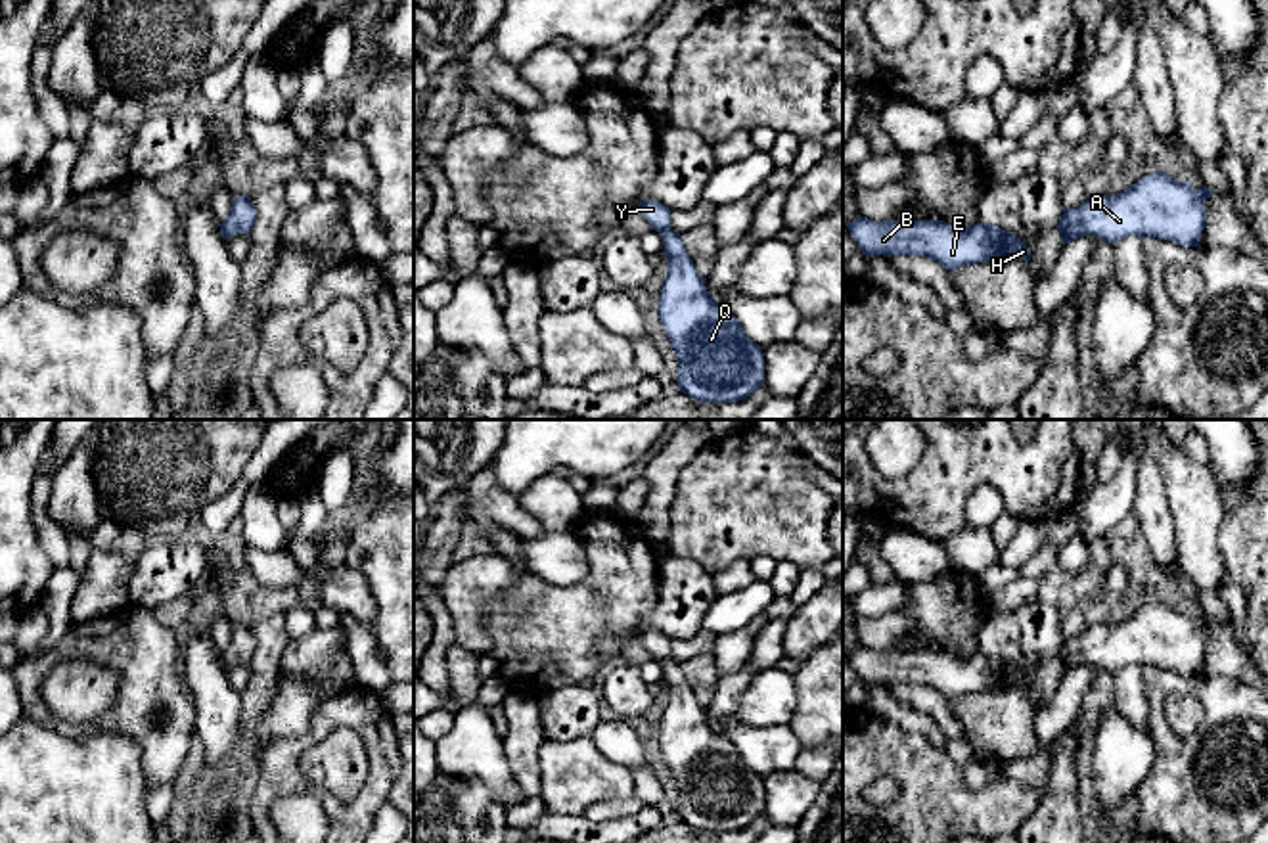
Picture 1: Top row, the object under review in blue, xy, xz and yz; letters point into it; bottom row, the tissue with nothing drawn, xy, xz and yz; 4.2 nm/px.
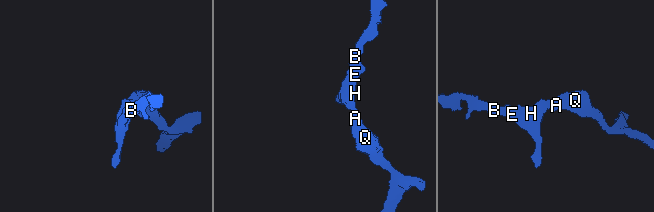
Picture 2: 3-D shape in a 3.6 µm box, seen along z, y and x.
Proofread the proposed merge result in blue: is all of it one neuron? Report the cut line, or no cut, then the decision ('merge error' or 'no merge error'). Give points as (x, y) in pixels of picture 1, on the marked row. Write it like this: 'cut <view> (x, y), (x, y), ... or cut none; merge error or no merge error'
cut none; no merge error

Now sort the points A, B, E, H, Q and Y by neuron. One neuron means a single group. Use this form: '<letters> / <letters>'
A B E H Q Y

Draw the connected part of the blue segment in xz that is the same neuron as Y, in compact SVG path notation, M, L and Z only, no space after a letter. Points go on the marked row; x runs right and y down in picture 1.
M649 199L636 207L661 234L668 261L657 312L678 360L680 393L699 402L739 402L751 397L764 387L762 347L709 295L682 236L670 230L670 209Z

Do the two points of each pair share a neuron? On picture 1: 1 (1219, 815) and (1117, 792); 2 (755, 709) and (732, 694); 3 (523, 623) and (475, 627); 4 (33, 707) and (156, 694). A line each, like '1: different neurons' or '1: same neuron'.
1: different neurons
2: different neurons
3: different neurons
4: same neuron

